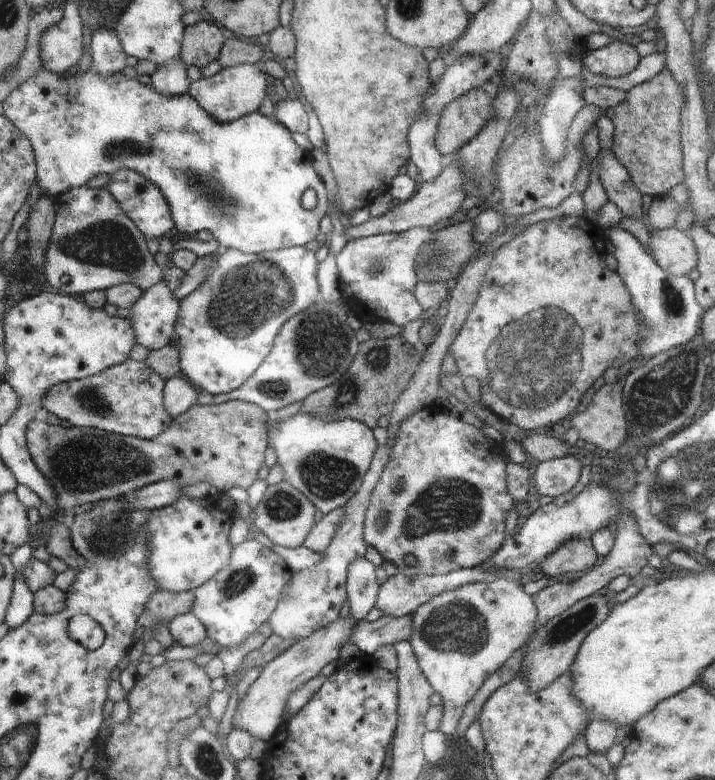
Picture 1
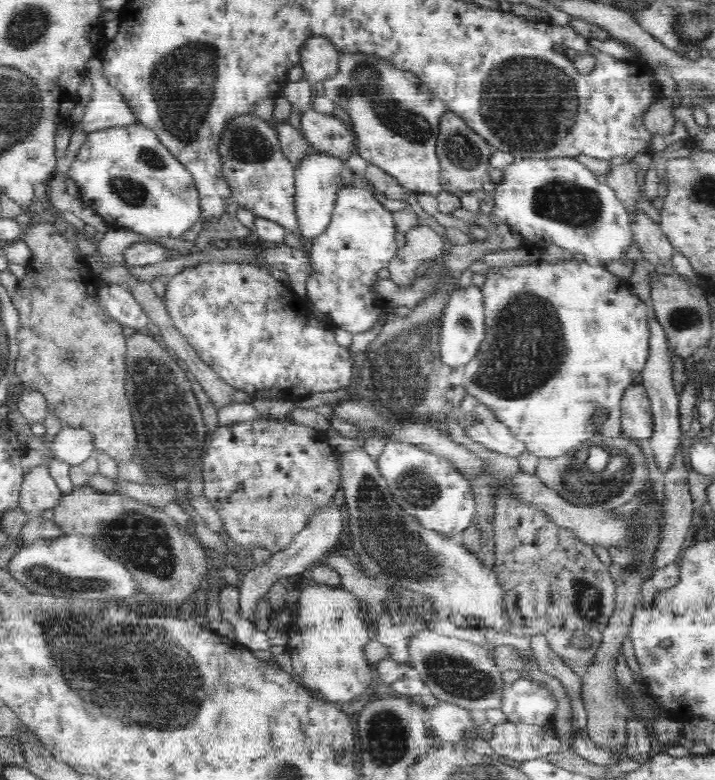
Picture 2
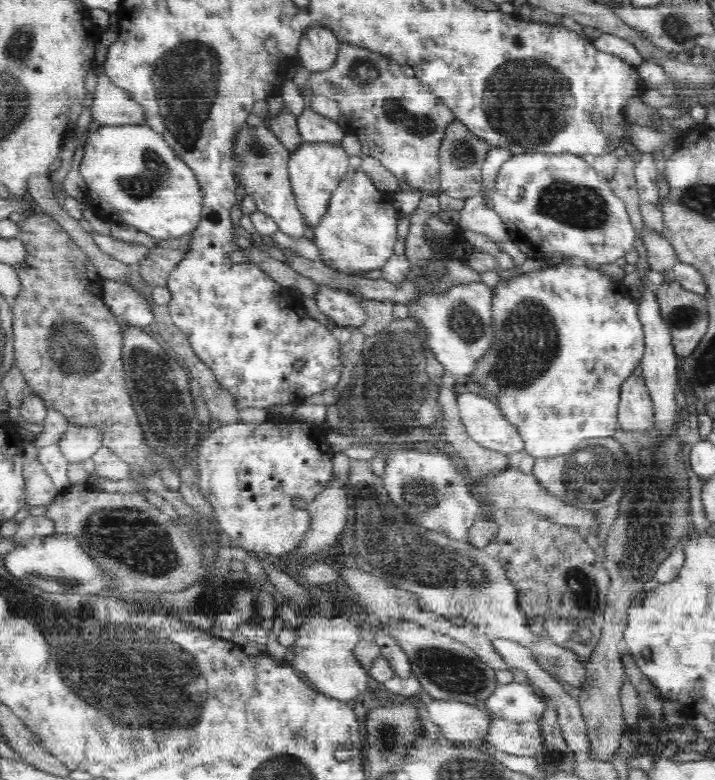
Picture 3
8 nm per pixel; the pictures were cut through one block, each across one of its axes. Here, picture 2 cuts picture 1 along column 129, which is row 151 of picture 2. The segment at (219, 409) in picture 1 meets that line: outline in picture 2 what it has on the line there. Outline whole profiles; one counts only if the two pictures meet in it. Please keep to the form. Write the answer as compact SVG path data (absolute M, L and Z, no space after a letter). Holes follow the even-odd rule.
M448 108L444 114L438 119L439 134L436 140L437 157L439 158L439 183L446 182L454 188L441 188L448 190L456 196L463 196L462 192L470 192L481 188L478 178L468 178L468 176L476 176L472 174L476 168L482 166L489 167L489 161L496 151L480 134L477 134L468 124L465 119L458 114L451 112ZM472 186L472 188L468 188Z

